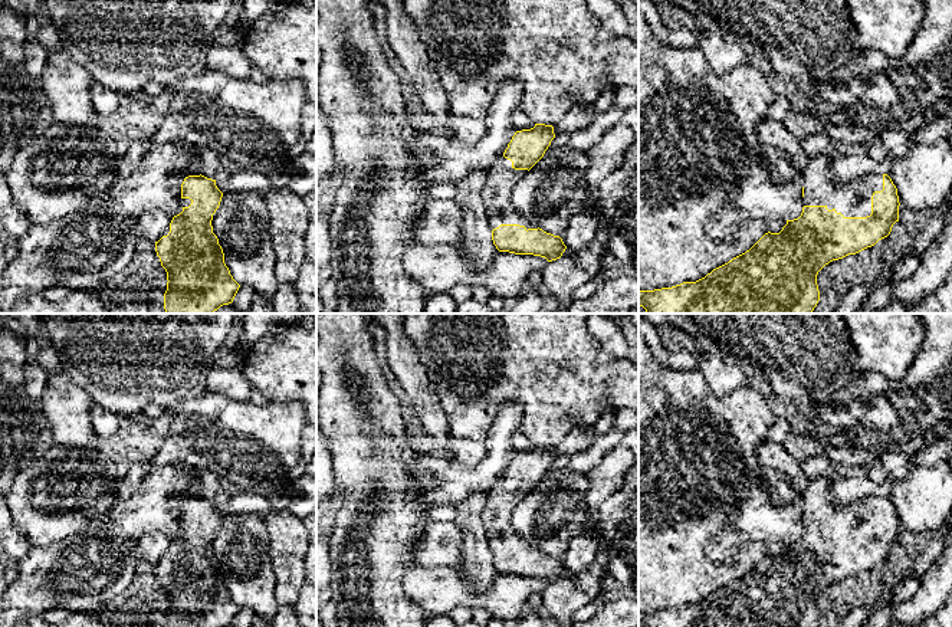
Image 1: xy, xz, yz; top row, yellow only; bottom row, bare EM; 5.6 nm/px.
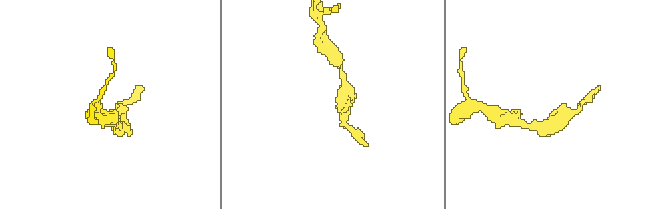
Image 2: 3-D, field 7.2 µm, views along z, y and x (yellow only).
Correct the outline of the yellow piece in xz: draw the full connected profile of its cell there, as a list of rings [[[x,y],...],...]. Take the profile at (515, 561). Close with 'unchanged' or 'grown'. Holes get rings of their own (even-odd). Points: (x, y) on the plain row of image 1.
[[[545,446],[516,453],[503,477],[485,493],[486,502],[480,519],[493,567],[499,574],[534,577],[552,584],[567,571],[559,558],[546,555],[526,542],[511,523],[515,508],[544,479],[554,460],[554,449]]]; grown

